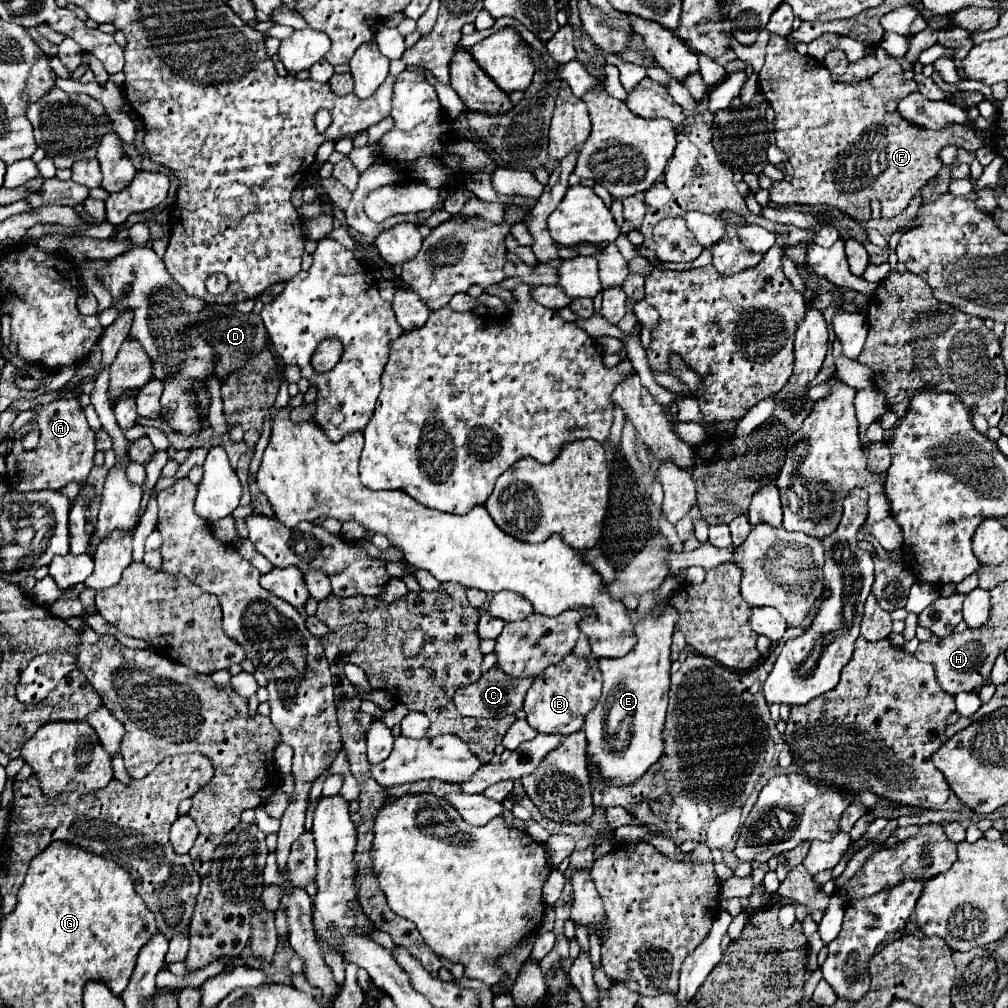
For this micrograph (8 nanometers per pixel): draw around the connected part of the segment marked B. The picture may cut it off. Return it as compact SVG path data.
M570 653L560 663L548 667L542 675L534 679L524 701L526 721L538 733L552 733L552 735L576 733L584 727L586 715L600 701L600 691L602 691L602 673L598 669L598 659L594 655L576 657Z

